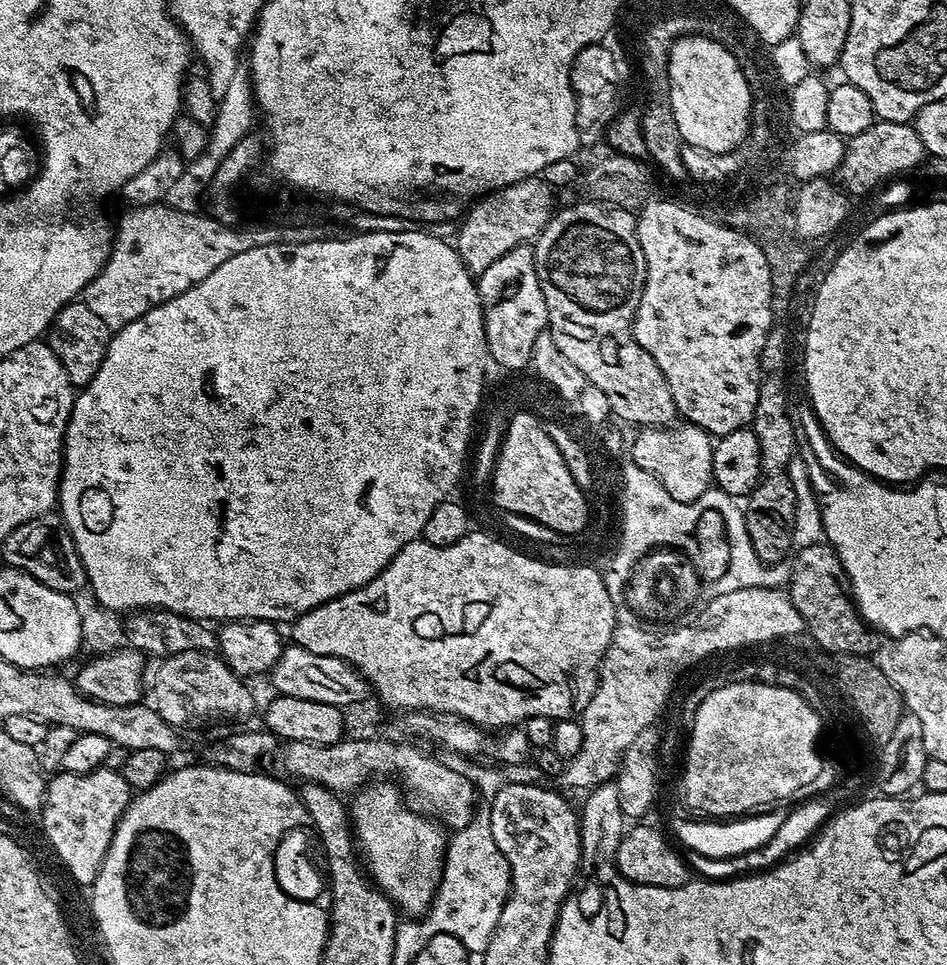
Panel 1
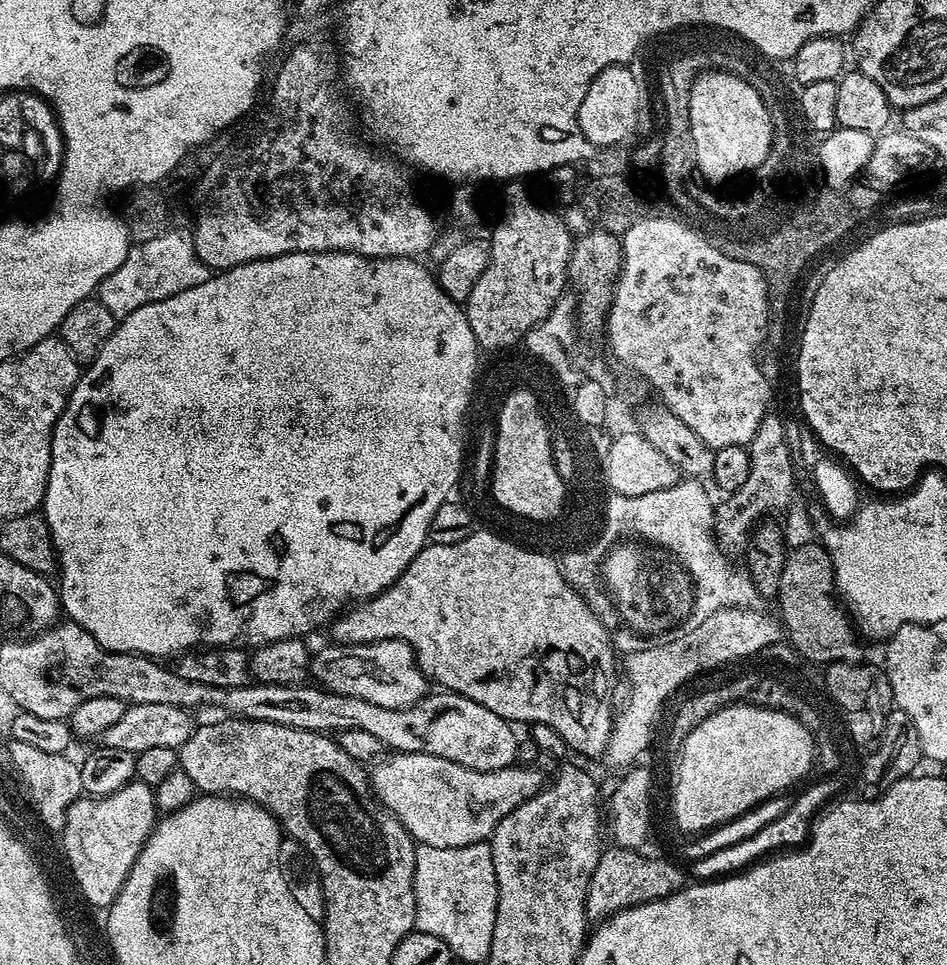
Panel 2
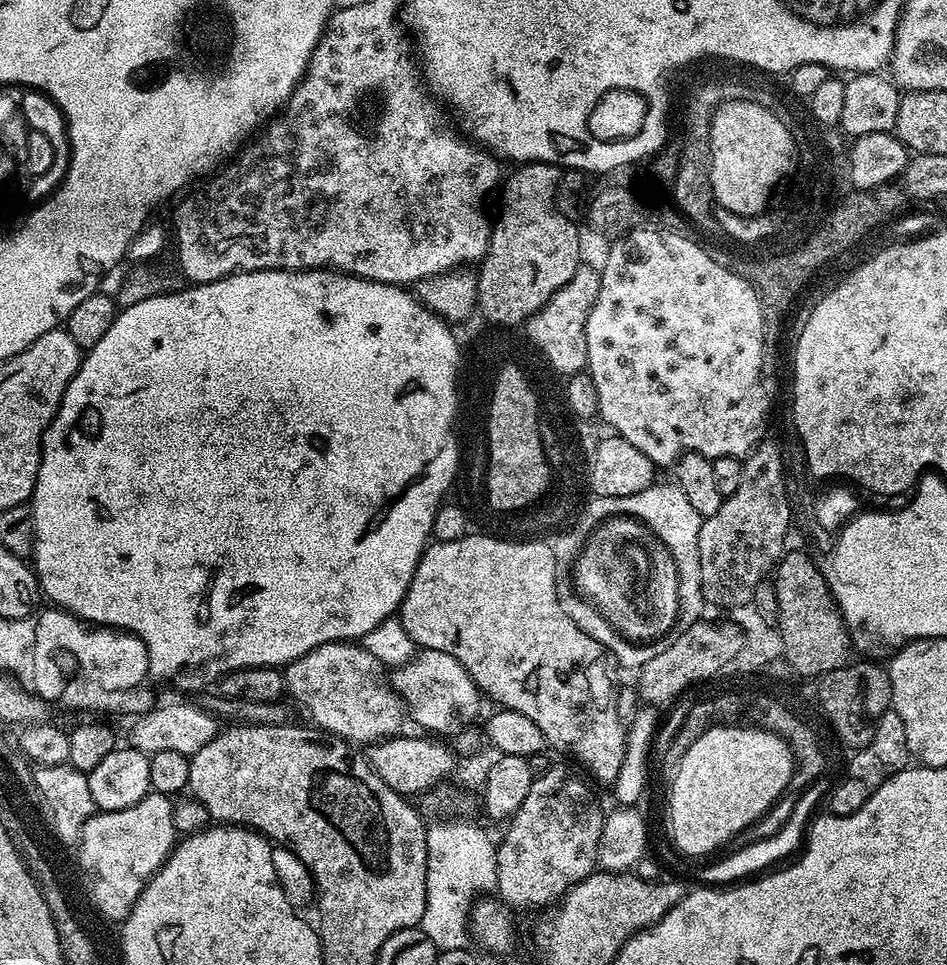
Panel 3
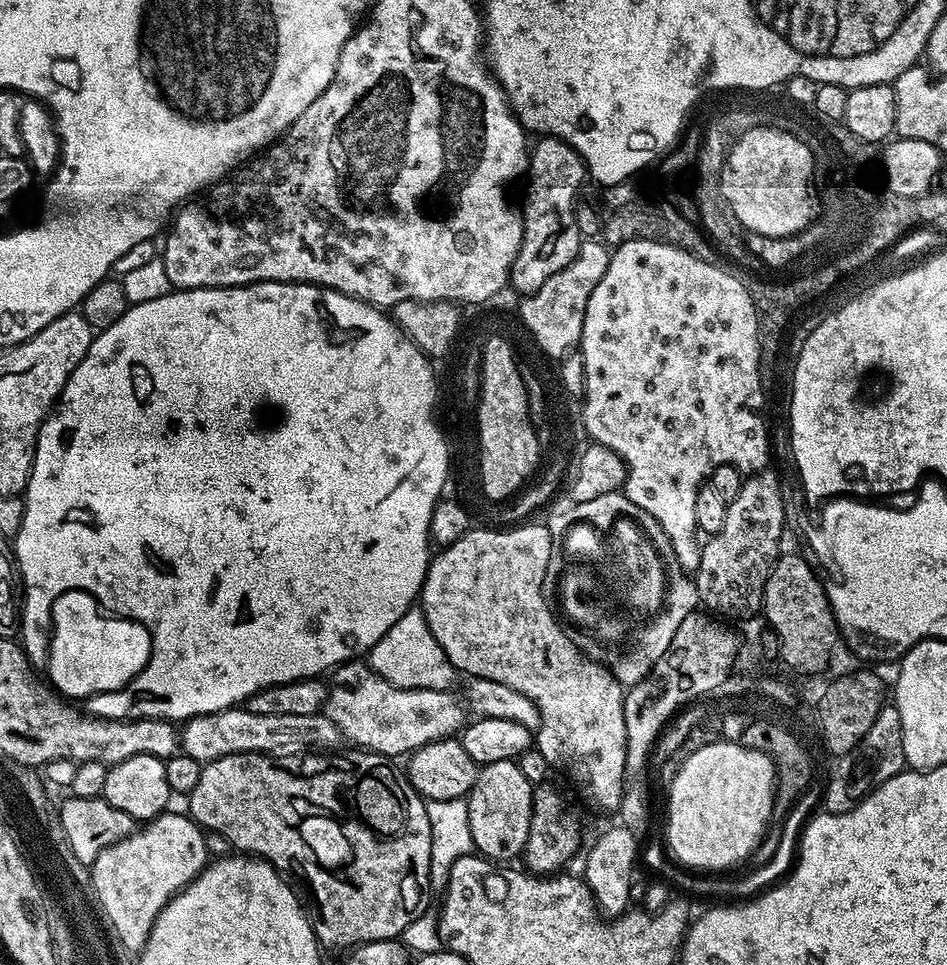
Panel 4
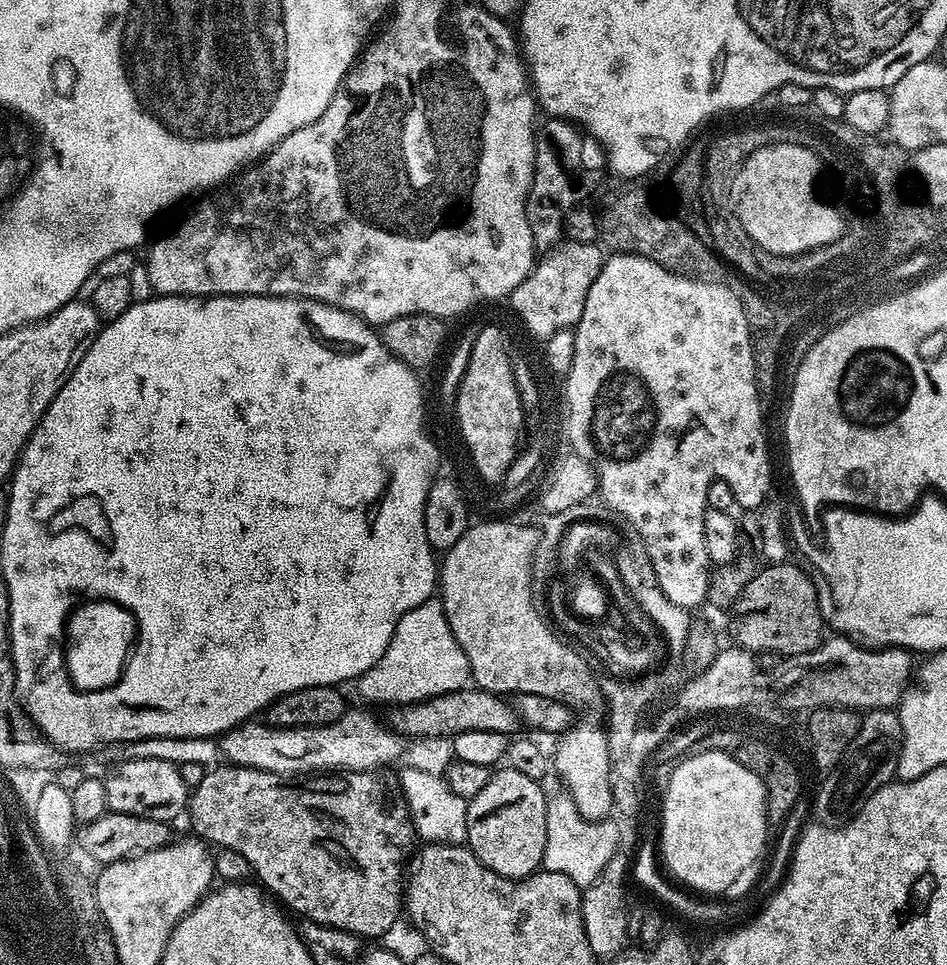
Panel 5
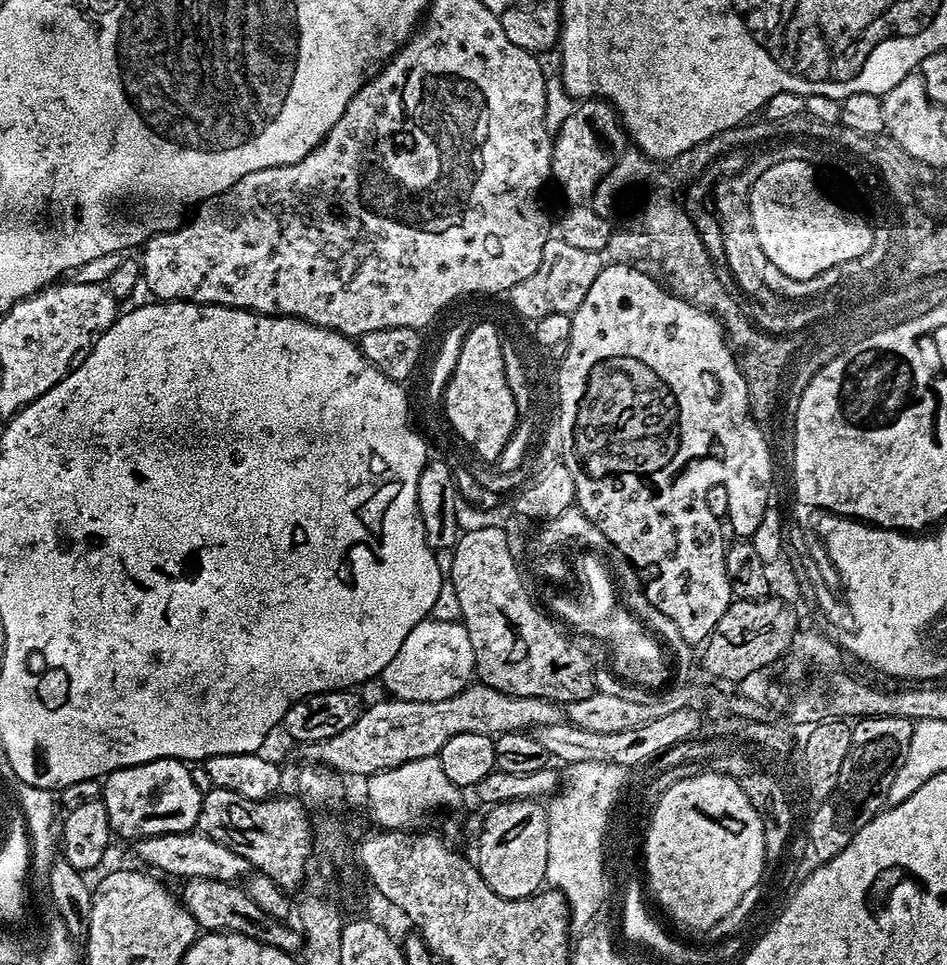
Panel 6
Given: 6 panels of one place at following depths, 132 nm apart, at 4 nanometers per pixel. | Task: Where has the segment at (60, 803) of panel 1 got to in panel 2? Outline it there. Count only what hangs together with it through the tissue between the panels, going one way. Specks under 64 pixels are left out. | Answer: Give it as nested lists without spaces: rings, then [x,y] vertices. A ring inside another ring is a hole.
[[[131,780],[122,790],[105,796],[81,795],[70,806],[62,839],[68,868],[80,875],[80,889],[86,890],[99,903],[109,905],[122,890],[146,838],[158,819],[156,793],[153,785]]]

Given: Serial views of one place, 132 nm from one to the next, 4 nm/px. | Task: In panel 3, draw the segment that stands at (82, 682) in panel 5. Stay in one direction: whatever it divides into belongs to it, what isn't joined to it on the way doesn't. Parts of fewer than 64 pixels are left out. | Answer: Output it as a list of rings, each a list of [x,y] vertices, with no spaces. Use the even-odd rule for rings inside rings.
[[[56,606],[48,608],[35,619],[35,682],[32,685],[35,693],[51,692],[52,698],[56,700],[63,694],[66,678],[63,678],[60,666],[56,663],[59,651],[72,654],[84,669],[98,672],[102,676],[100,678],[104,687],[108,689],[137,688],[149,677],[149,652],[144,640],[117,628],[88,627],[67,609]]]

